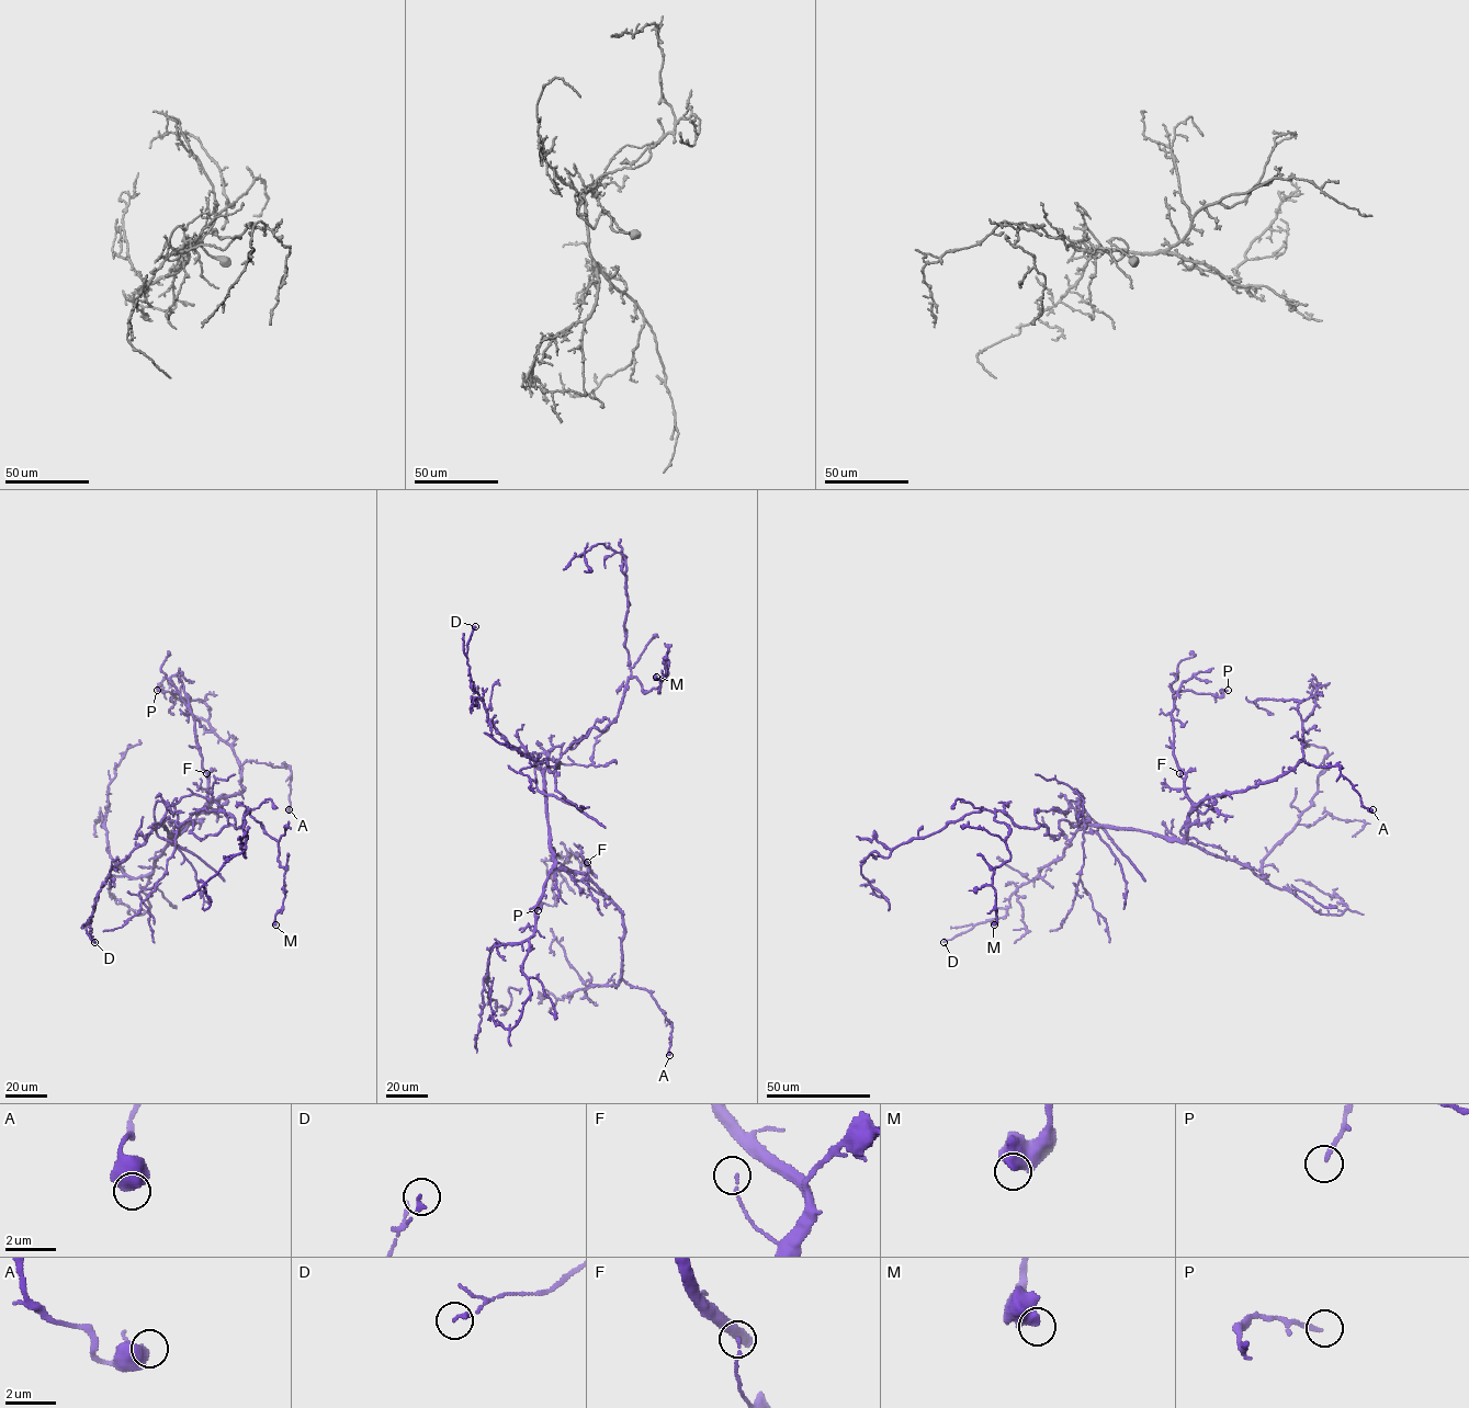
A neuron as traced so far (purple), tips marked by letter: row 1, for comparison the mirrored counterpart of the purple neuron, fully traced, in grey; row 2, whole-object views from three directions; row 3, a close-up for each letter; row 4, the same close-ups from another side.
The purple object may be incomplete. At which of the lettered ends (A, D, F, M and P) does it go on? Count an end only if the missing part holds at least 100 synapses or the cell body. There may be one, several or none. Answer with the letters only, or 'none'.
none

